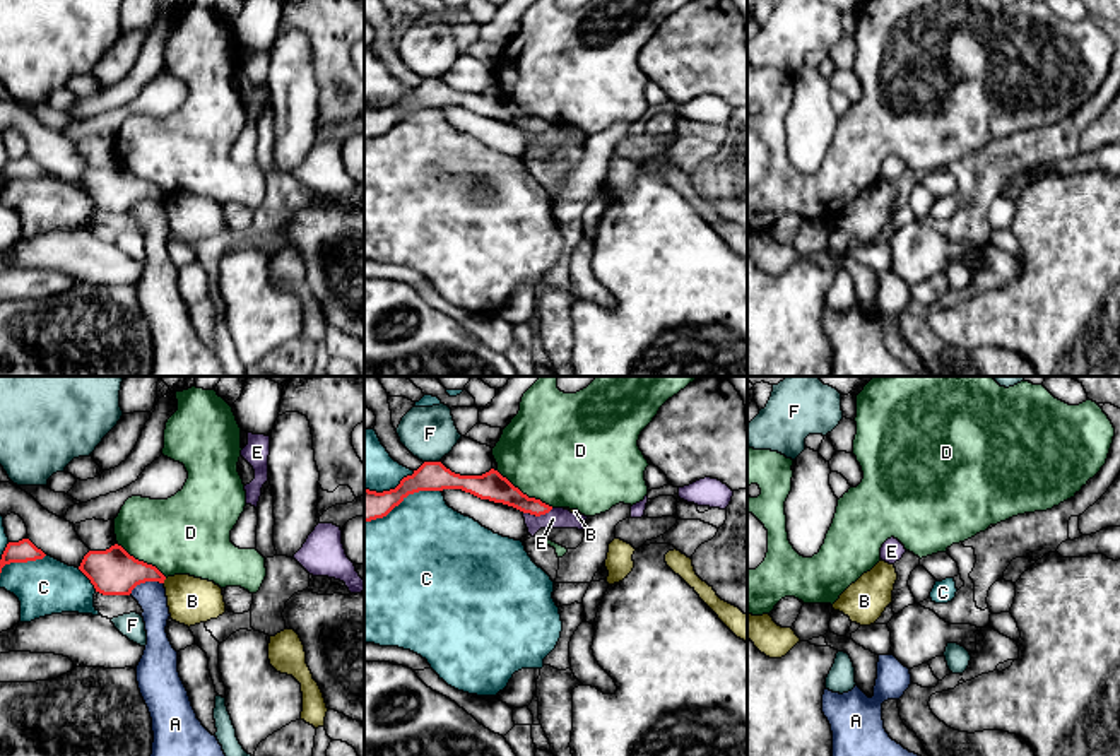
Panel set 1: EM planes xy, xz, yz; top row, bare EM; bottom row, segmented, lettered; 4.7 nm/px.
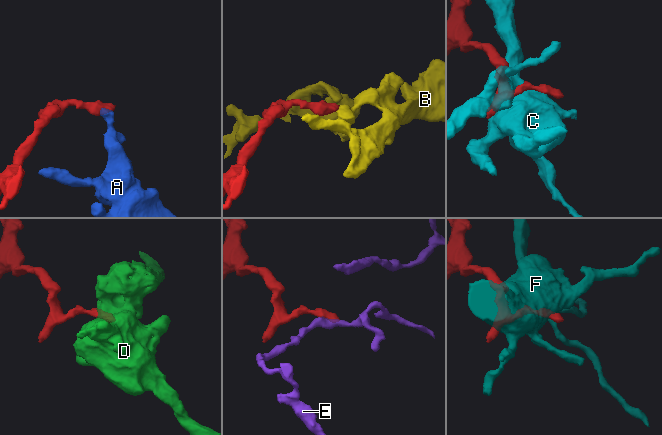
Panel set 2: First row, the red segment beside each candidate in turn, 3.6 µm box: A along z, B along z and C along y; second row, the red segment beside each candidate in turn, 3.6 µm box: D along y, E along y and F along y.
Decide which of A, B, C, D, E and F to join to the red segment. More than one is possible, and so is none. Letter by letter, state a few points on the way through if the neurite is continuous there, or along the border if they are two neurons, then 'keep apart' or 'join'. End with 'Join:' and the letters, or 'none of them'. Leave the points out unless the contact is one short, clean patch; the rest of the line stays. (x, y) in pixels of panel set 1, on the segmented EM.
A: border along xy (163, 582), (141, 582), (129, 594); keep apart
B: border along xy (166, 578), (163, 582); keep apart
C: keep apart
D: border along xz (496, 469), (524, 493), (553, 507); keep apart
E: border along xz (553, 508), (539, 515), (524, 513); keep apart
F: keep apart
Join: none of them

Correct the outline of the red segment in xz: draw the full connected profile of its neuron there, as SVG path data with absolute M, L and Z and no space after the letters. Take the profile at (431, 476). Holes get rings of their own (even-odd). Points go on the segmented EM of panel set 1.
M424 462L412 475L404 477L395 489L376 493L364 487L364 523L386 517L409 494L443 489L462 489L480 499L503 503L535 517L552 510L540 499L523 494L494 469L482 475L460 475L441 462Z

